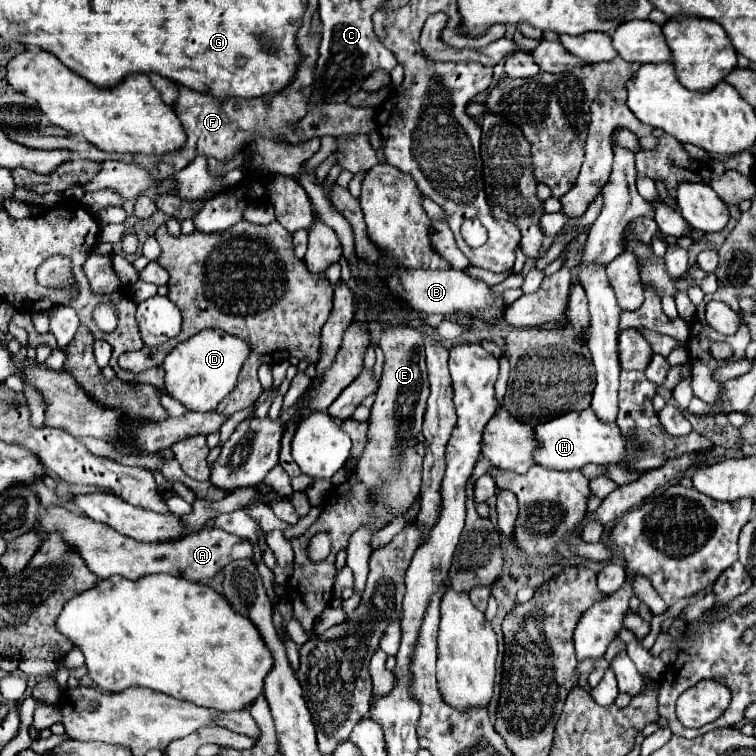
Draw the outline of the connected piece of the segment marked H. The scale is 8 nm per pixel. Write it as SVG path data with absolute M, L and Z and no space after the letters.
M593 409L583 411L569 411L563 413L547 423L541 423L535 427L535 435L539 441L539 447L535 451L535 461L543 467L551 469L581 469L587 463L595 465L607 465L607 463L621 463L627 457L627 439L621 433L617 423L603 423Z

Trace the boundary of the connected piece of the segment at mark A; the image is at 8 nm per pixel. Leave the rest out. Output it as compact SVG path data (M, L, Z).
M51 505L45 509L43 517L39 519L37 531L43 533L43 537L49 537L53 531L59 531L63 535L63 539L81 553L87 567L99 579L109 579L113 575L121 575L129 581L137 581L151 573L179 575L189 581L213 579L217 573L223 571L223 567L229 561L249 559L253 553L253 545L249 545L247 541L241 541L239 537L233 537L225 531L219 531L215 527L205 527L199 533L191 533L177 543L143 543L143 541L135 541L131 537L117 533L115 529L111 529L105 523L75 515L73 511L59 507L59 505Z

